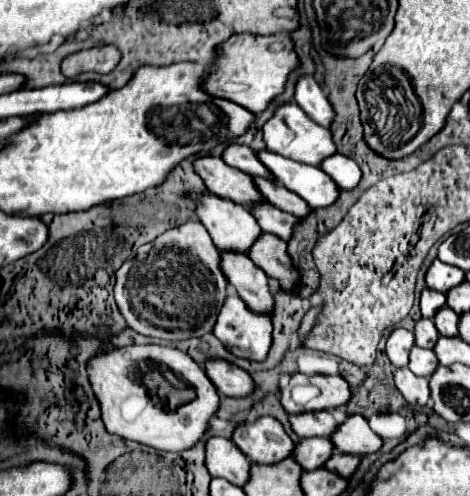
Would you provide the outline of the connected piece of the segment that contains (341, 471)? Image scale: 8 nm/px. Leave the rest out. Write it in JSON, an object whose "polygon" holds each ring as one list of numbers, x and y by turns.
{"polygon":[[335,452,335,454,331,454,331,458,327,460,327,466,325,466,325,468,331,470,331,472,335,472,335,474,339,474,339,476,343,476,343,478,349,478,349,476,355,472,357,466,359,466,359,458,357,458,357,456]]}

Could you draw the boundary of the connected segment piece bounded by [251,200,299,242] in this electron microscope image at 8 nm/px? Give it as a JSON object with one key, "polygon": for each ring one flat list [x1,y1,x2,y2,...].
{"polygon":[[267,200,263,202,263,206,255,206,255,210,251,210,251,214,255,216,255,220,259,222,263,232,275,234,275,236,283,238,285,242,291,238,293,226,299,222,299,218,293,218,291,214,287,214,283,210,277,210]]}

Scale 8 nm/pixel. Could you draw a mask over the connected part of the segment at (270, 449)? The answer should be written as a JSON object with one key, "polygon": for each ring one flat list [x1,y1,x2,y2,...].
{"polygon":[[261,416,255,422,241,422,233,430,231,440,251,462,259,464,279,462,291,456,295,446,283,426,271,416]]}

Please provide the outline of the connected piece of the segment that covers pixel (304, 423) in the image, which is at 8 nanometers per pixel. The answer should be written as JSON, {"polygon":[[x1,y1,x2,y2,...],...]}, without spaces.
{"polygon":[[327,410,307,412,307,414,289,414,289,424,299,438,311,438,311,436,329,438,339,426,339,422]]}

